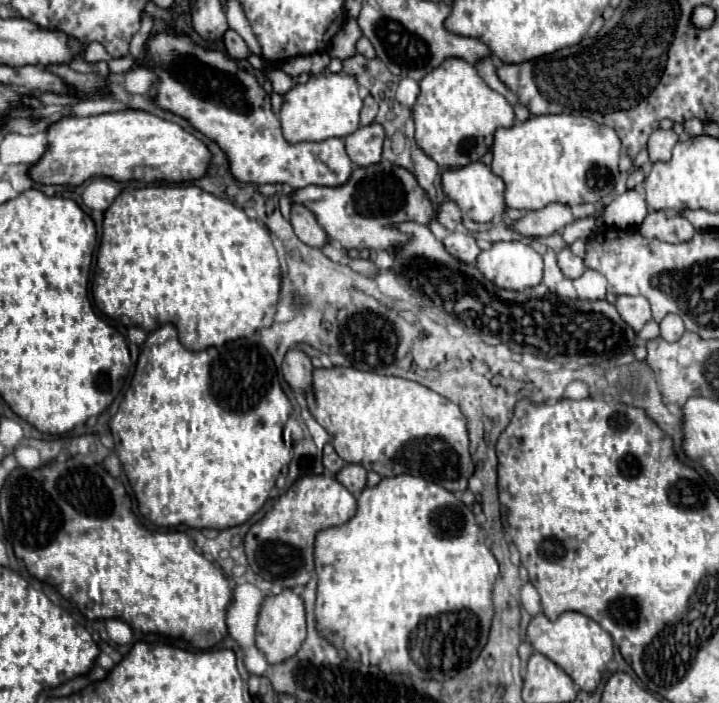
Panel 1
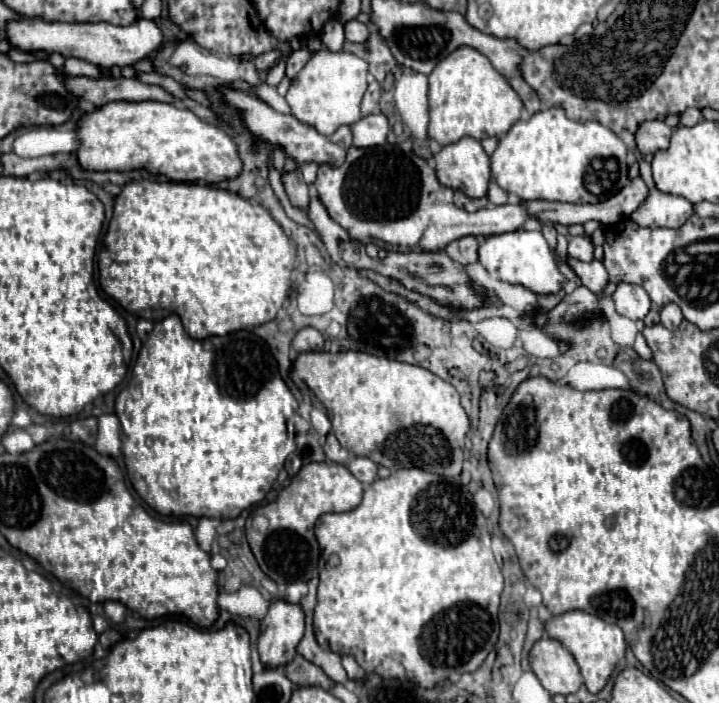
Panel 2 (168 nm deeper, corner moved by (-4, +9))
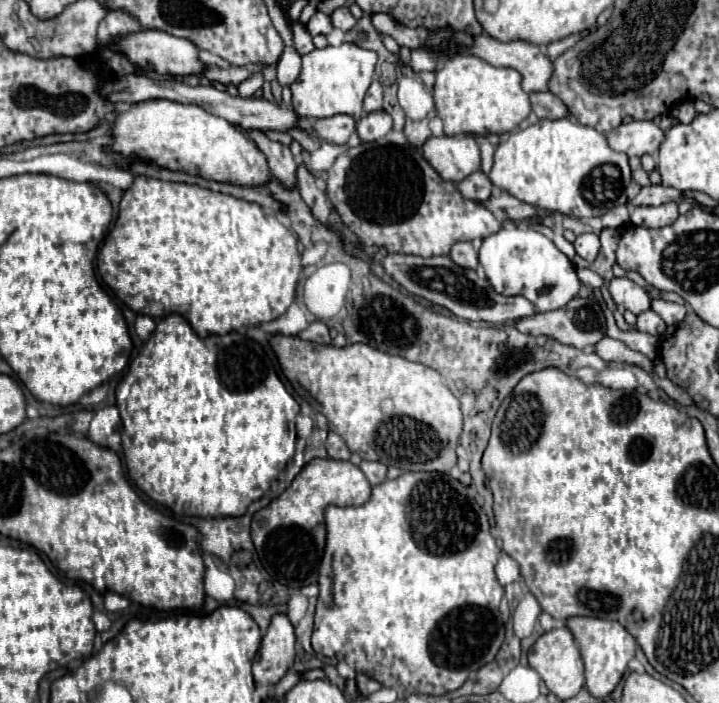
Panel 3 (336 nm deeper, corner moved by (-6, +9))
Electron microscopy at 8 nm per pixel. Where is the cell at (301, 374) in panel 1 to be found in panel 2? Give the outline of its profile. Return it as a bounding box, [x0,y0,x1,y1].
[291,328,325,354]

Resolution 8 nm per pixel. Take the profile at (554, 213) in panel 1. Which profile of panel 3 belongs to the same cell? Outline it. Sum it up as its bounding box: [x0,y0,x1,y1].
[327,142,503,258]

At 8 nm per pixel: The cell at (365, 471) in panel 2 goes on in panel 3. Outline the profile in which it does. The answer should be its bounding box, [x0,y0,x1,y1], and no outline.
[359,462,387,486]

